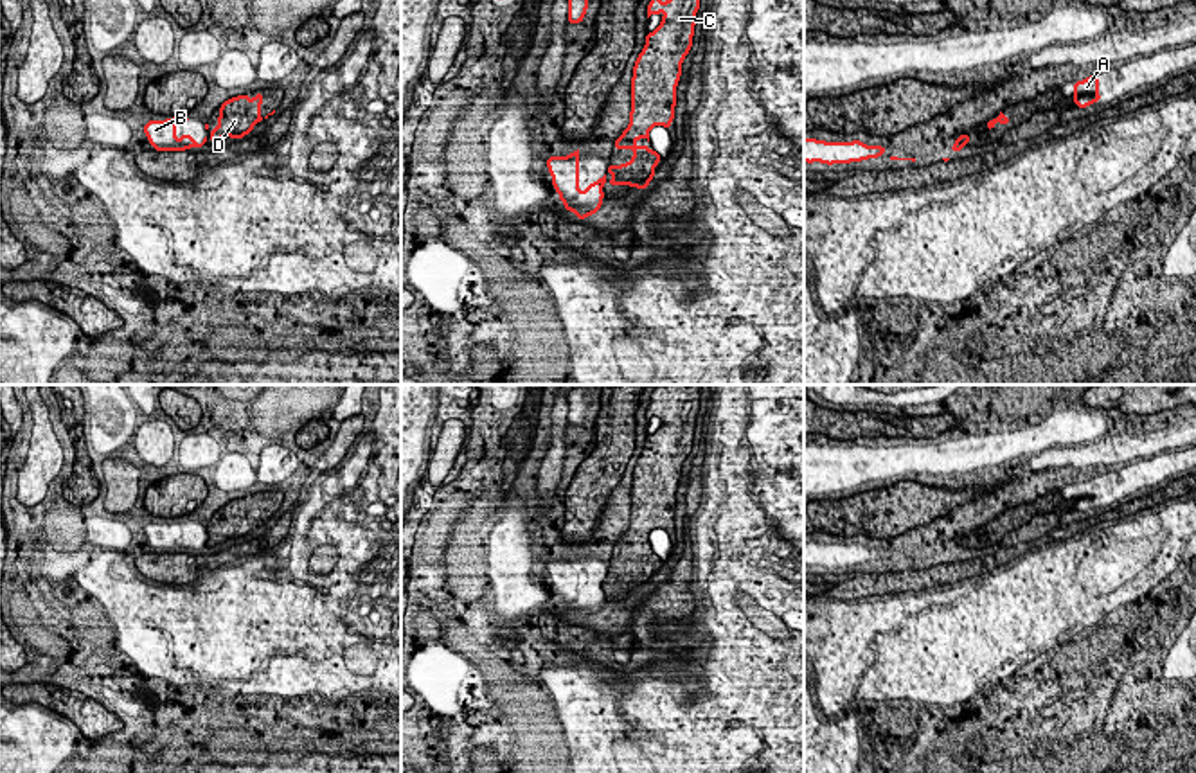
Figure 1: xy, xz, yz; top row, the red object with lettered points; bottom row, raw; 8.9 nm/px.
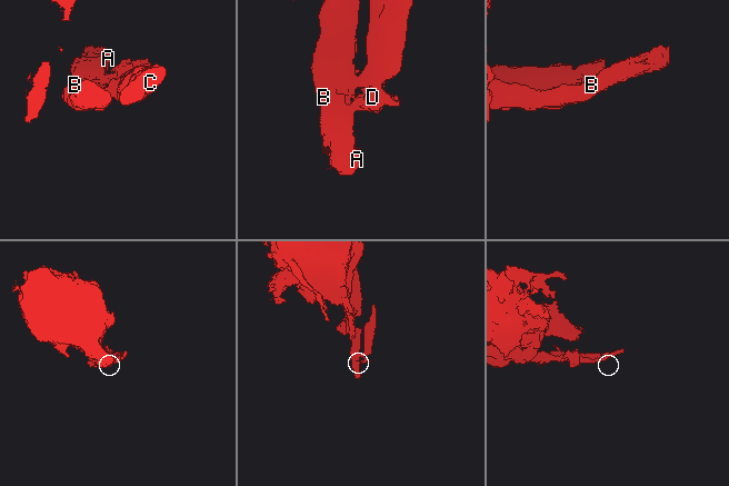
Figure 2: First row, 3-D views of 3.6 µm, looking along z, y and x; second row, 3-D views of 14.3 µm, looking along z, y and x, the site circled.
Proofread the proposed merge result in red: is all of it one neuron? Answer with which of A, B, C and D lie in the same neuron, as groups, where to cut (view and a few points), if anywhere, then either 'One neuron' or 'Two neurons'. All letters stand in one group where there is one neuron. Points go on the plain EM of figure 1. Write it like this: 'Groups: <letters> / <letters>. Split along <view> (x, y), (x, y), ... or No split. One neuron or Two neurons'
Groups: A B / C D. Split along xz (608, 567), (610, 574). Two neurons

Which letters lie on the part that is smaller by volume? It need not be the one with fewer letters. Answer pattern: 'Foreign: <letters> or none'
Foreign: C, D

